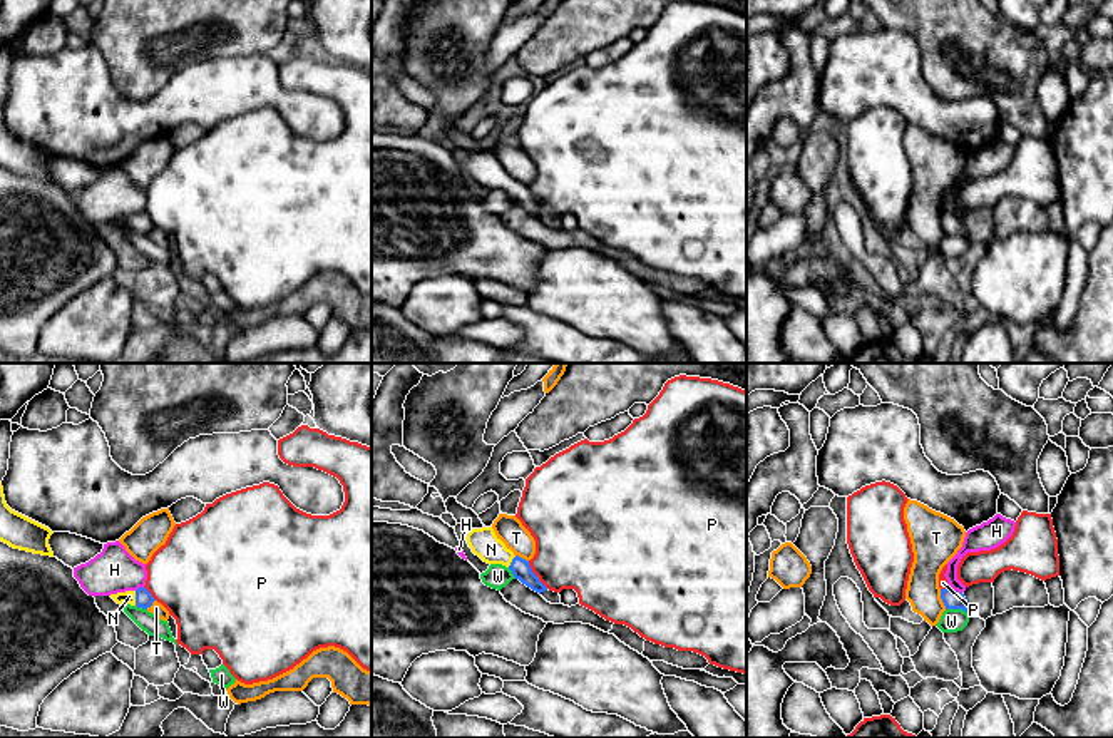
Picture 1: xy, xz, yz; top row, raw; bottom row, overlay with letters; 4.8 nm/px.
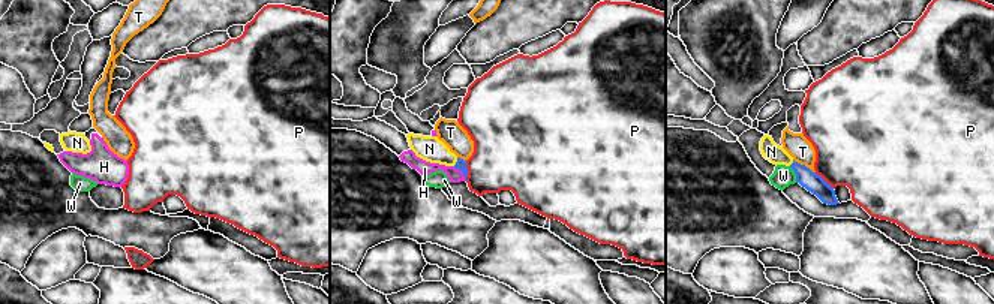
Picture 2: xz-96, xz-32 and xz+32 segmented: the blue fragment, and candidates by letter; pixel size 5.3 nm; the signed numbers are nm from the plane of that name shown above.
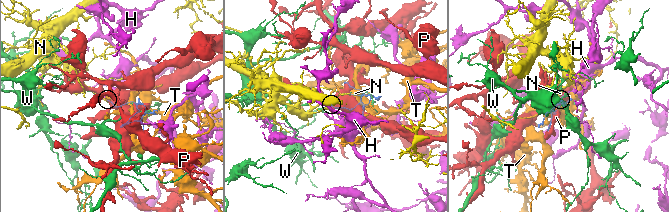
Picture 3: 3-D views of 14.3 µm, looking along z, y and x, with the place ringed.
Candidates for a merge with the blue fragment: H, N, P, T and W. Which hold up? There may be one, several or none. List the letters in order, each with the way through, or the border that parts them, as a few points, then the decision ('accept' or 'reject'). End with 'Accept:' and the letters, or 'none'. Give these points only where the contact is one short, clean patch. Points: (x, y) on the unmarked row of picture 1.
H: border along yz (951, 211), (961, 218); reject
N: runs through xy (144, 225), (136, 223), (129, 221); accept
P: reject
T: reject
W: reject
Accept: N

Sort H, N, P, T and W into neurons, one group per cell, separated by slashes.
H / N / P / T / W

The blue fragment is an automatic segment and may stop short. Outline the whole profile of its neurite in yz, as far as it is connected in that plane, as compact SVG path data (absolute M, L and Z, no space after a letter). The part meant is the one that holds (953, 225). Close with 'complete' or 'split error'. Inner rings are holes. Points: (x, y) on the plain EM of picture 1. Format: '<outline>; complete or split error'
M952 213L941 214L941 224L946 234L962 234L967 238L967 226L962 218L957 218Z; complete

